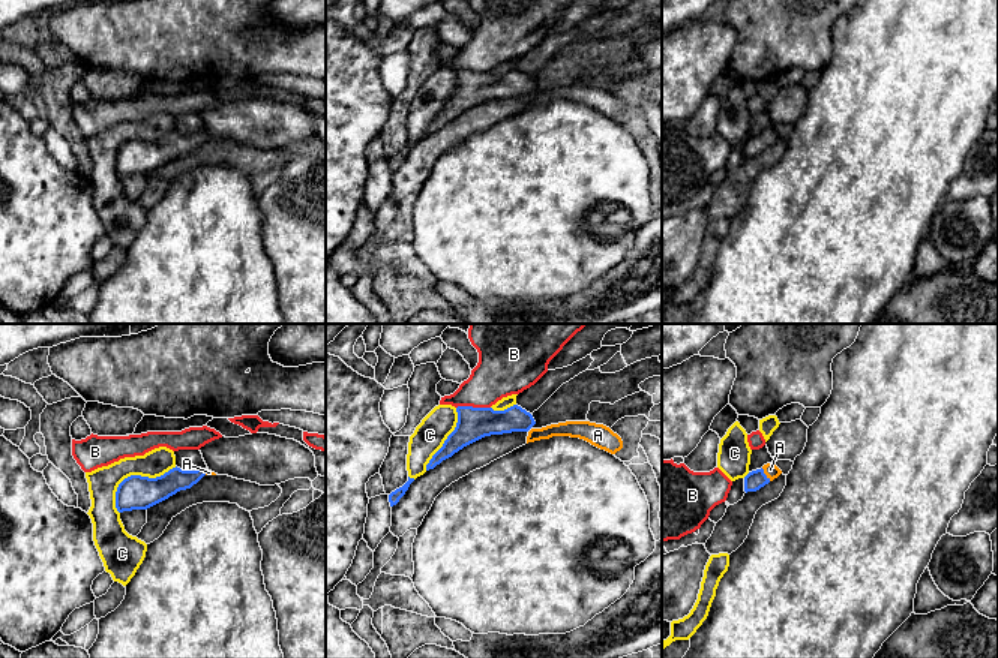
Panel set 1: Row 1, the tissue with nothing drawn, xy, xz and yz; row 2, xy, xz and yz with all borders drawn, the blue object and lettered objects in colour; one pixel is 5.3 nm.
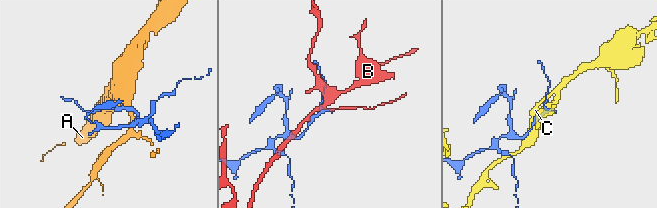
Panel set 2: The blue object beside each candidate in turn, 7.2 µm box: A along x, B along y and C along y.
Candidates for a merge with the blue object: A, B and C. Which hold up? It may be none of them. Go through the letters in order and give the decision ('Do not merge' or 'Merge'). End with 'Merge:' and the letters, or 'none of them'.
A: Merge
B: Do not merge
C: Do not merge
Merge: A

